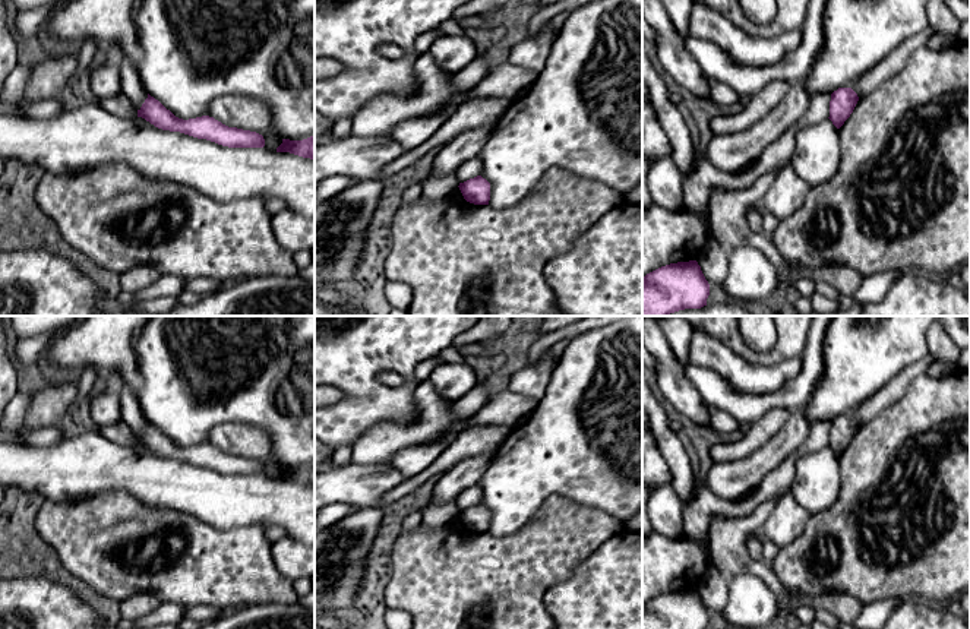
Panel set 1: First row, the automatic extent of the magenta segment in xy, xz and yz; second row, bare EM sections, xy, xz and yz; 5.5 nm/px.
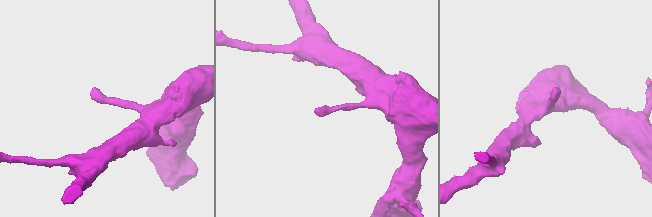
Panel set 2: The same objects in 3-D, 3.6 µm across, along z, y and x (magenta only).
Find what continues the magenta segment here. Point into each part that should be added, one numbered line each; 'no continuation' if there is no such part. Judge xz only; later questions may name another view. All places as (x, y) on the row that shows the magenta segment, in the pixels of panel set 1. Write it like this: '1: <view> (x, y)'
no continuation

